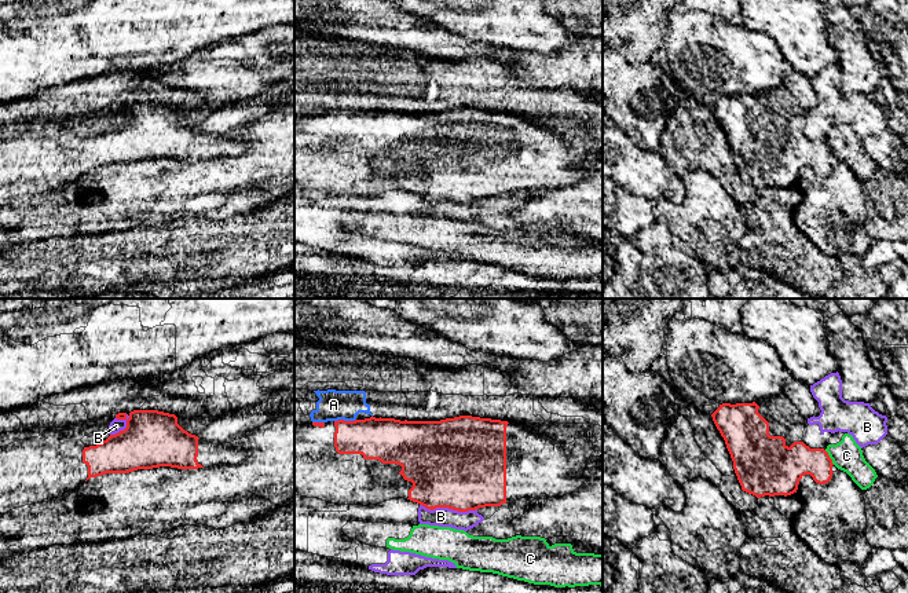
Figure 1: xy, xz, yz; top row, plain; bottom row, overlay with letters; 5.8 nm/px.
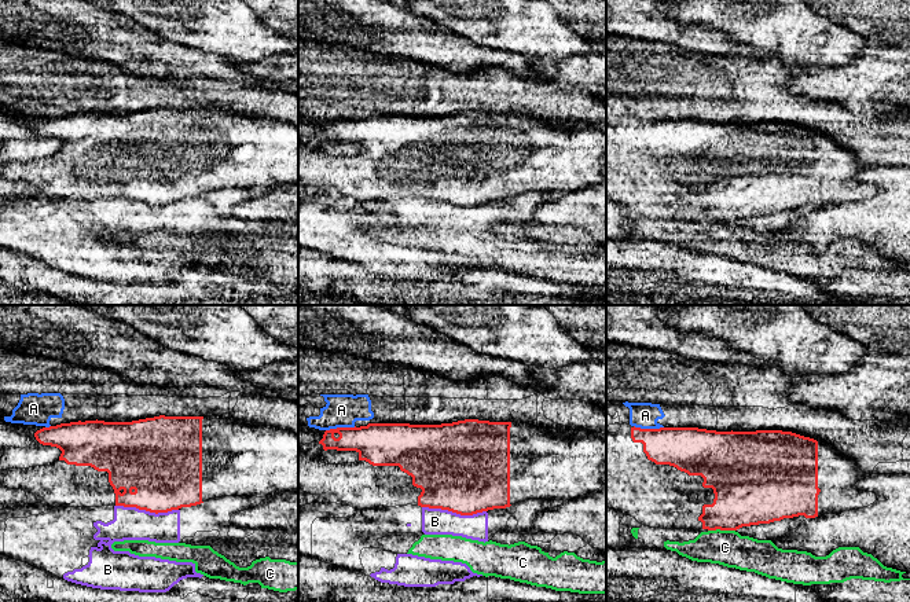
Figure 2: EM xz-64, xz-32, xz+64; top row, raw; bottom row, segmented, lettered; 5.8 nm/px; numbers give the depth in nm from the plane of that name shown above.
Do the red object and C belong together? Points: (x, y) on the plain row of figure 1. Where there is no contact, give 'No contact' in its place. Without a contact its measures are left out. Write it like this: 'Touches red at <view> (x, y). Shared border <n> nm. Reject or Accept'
Touches red at yz (828, 149). Shared border 110 nm. Reject

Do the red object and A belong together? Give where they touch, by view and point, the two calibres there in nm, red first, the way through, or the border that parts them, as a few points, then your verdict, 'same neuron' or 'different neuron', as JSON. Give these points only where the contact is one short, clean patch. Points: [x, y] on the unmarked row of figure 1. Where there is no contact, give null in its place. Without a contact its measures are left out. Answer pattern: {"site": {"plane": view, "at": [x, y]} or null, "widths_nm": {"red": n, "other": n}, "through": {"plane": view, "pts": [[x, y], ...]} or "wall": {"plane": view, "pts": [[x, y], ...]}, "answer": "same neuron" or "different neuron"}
{"site": {"plane": "xz", "at": [343, 112]}, "widths_nm": {"red": 240, "other": 180}, "wall": {"plane": "xz", "pts": [[355, 110], [334, 113]]}, "answer": "different neuron"}

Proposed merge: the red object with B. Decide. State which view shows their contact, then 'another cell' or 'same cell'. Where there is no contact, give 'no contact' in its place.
contact in xz; another cell

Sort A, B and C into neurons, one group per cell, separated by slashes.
A / B / C

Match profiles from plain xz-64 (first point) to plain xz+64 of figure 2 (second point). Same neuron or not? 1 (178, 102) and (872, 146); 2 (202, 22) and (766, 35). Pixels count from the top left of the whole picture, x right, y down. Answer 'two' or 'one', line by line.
1: one
2: one

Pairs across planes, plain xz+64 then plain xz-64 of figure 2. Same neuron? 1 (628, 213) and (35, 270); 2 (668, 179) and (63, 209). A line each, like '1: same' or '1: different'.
1: different
2: different

